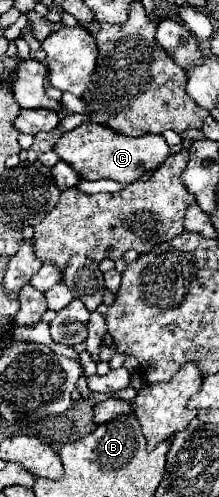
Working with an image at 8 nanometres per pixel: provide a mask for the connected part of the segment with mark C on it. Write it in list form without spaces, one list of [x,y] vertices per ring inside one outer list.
[[[83,122],[75,130],[69,130],[57,140],[53,150],[61,156],[63,162],[73,166],[81,178],[85,180],[111,178],[121,184],[135,182],[143,172],[157,168],[169,156],[169,146],[165,138],[159,134],[129,138],[95,122]]]

